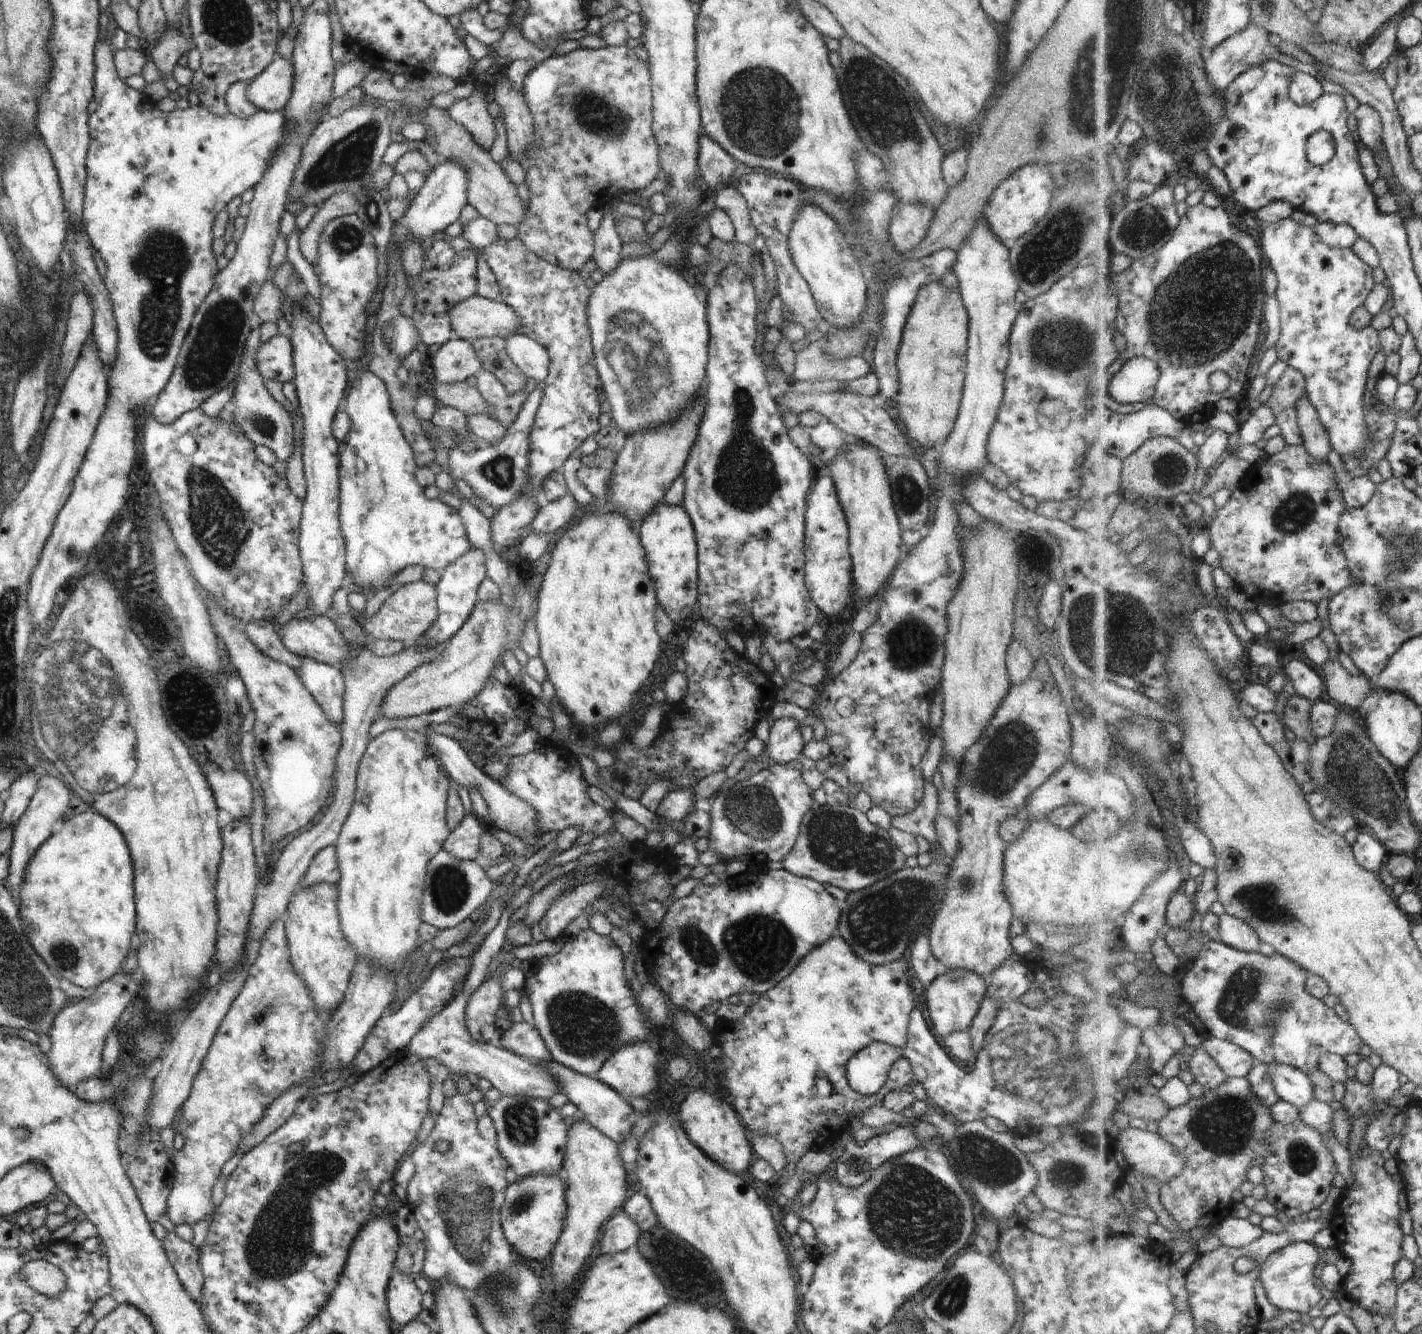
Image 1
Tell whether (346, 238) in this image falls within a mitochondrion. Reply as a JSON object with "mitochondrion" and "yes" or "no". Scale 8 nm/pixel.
{"mitochondrion":"yes"}

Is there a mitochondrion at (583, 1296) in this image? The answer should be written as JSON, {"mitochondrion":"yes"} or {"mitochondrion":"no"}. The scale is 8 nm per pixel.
{"mitochondrion":"no"}

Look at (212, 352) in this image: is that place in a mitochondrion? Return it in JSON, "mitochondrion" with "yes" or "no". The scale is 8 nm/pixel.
{"mitochondrion":"yes"}

